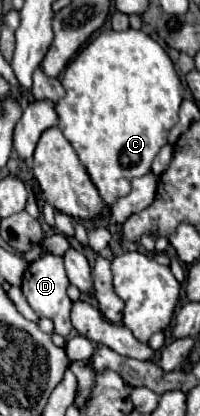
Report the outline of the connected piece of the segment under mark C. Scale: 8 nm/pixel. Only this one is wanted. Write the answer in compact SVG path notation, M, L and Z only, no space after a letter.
M102 29L88 41L82 53L68 63L66 71L60 75L60 81L66 89L66 95L56 103L56 113L60 117L58 127L82 159L86 171L100 191L102 201L106 205L114 205L120 197L130 193L132 179L150 171L154 157L168 143L170 129L178 123L178 109L184 89L176 75L174 63L166 51L142 31Z

